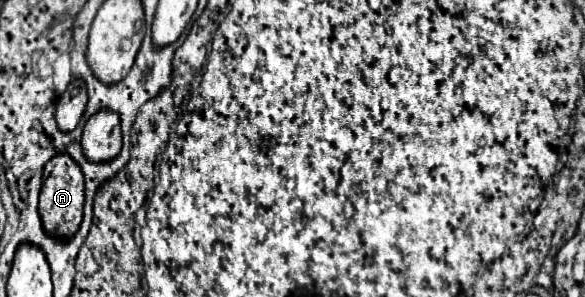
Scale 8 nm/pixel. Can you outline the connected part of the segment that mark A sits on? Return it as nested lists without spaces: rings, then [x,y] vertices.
[[[59,152],[45,164],[43,188],[41,188],[41,196],[39,196],[39,212],[41,212],[41,220],[45,224],[45,230],[49,234],[71,236],[73,232],[77,232],[81,218],[83,218],[83,200],[85,200],[83,188],[85,188],[83,172],[69,154]]]

